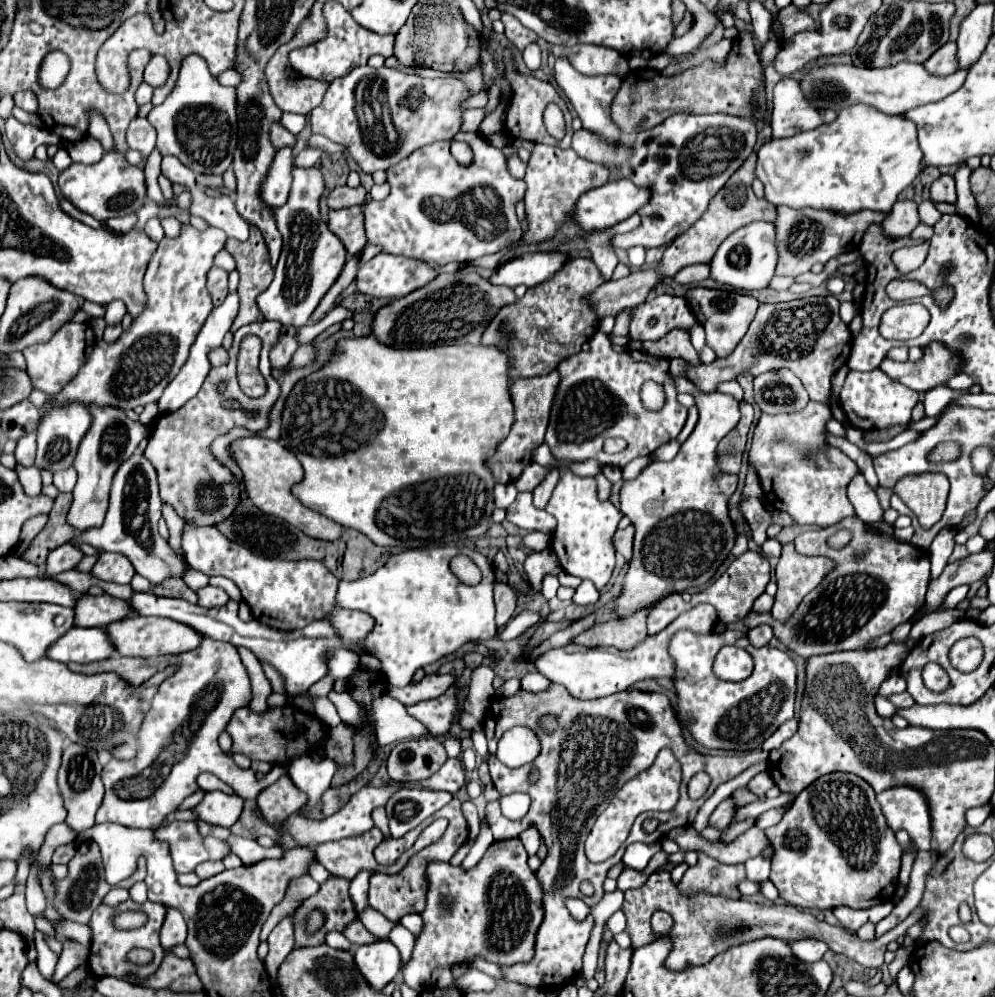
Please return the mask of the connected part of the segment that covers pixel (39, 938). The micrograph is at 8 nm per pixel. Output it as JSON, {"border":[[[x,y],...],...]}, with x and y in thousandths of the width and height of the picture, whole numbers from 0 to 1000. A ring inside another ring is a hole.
{"border":[[[36,933],[33,943],[36,954],[38,954],[38,972],[40,972],[40,976],[42,976],[46,982],[50,982],[52,976],[54,976],[54,970],[56,970],[58,958],[50,954],[50,951],[44,943],[43,935]]]}

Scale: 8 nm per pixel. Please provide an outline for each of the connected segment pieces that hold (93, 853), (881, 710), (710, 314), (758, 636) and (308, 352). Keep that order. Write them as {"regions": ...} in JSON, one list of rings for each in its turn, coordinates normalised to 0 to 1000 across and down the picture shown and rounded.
{"regions":[[[[94,844],[80,846],[76,858],[68,866],[68,880],[62,882],[62,884],[56,884],[56,888],[58,888],[56,912],[60,912],[60,918],[66,924],[88,926],[92,922],[92,916],[103,906],[103,900],[113,892],[113,888],[109,888],[105,884],[105,872],[103,872],[103,862],[101,862],[98,846],[94,846]]],[[[880,697],[880,713],[882,713],[882,717],[886,717],[886,719],[896,719],[898,715],[901,715],[901,707],[892,701],[892,699],[888,699],[888,697]]],[[[695,288],[689,292],[689,300],[699,310],[699,318],[704,318],[704,326],[710,332],[710,344],[718,350],[722,358],[732,358],[742,342],[750,336],[754,324],[758,322],[762,300],[738,292],[724,292],[724,290],[710,290],[710,288]]],[[[762,627],[760,631],[754,631],[752,633],[752,639],[756,643],[756,647],[760,649],[766,649],[766,647],[772,647],[774,641],[776,641],[776,629],[774,627]]],[[[302,346],[293,358],[293,368],[308,368],[316,364],[318,360],[318,350],[314,346]]]]}

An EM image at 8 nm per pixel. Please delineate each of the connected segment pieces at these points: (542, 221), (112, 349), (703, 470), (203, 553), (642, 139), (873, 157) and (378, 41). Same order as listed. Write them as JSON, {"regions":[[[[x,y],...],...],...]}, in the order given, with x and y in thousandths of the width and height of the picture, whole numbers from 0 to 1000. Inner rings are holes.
{"regions":[[[[539,143],[535,149],[535,157],[531,161],[531,172],[529,172],[529,196],[527,196],[527,208],[529,208],[529,222],[531,222],[531,230],[525,236],[523,242],[515,244],[513,248],[509,248],[507,252],[501,252],[496,256],[488,256],[482,258],[470,266],[476,268],[492,268],[498,270],[505,256],[509,256],[511,252],[515,252],[521,246],[535,246],[535,244],[545,244],[555,240],[565,226],[575,222],[575,212],[579,210],[579,204],[583,200],[585,194],[599,190],[603,186],[607,186],[613,180],[613,170],[601,163],[593,163],[585,157],[581,157],[575,149],[563,149],[561,145],[547,145],[547,143]]],[[[183,226],[181,238],[177,240],[165,238],[153,256],[145,278],[145,290],[149,294],[145,314],[133,322],[131,332],[123,334],[117,344],[109,346],[101,342],[92,352],[88,366],[84,366],[76,380],[54,396],[54,402],[115,406],[121,410],[135,410],[159,402],[169,382],[177,378],[189,360],[189,350],[213,312],[213,302],[207,290],[207,272],[213,268],[213,258],[225,248],[227,240],[227,234],[221,230],[209,228],[207,232],[197,232],[193,226]]],[[[679,378],[679,388],[685,394],[693,394],[699,400],[699,408],[704,412],[704,420],[699,424],[699,430],[691,438],[691,442],[683,448],[681,456],[673,464],[665,462],[655,462],[637,482],[627,482],[625,492],[623,492],[623,513],[635,523],[639,537],[637,537],[637,551],[635,551],[635,561],[631,575],[627,579],[627,587],[623,597],[617,603],[615,615],[619,617],[621,623],[631,621],[633,617],[641,613],[653,613],[661,603],[675,595],[685,595],[693,589],[704,589],[710,587],[726,563],[732,559],[732,555],[738,549],[740,543],[740,533],[738,525],[732,517],[732,501],[734,494],[738,494],[742,478],[740,476],[726,476],[720,468],[720,446],[724,444],[726,438],[744,420],[742,412],[742,402],[734,396],[728,394],[708,394],[704,392],[693,380]]],[[[187,527],[183,551],[195,571],[207,575],[209,579],[223,577],[233,581],[243,595],[243,603],[251,609],[253,619],[273,631],[295,633],[306,631],[312,623],[332,621],[338,635],[348,643],[360,643],[366,635],[370,635],[370,631],[374,631],[374,619],[366,619],[363,613],[338,611],[340,581],[326,571],[322,563],[283,563],[259,559],[247,549],[227,541],[217,529],[197,531],[197,527]]],[[[683,113],[679,117],[671,117],[663,125],[649,129],[647,133],[639,135],[639,141],[635,143],[635,161],[631,165],[623,168],[623,176],[635,180],[639,186],[649,186],[655,190],[655,200],[647,210],[643,210],[645,224],[633,234],[617,236],[613,240],[613,246],[617,250],[633,250],[633,248],[663,248],[671,246],[679,240],[679,236],[687,234],[712,208],[712,202],[730,186],[730,182],[746,168],[746,163],[754,157],[754,153],[760,147],[760,125],[750,117],[740,115],[689,115]]],[[[854,105],[854,107],[848,107],[842,117],[836,121],[836,123],[830,123],[830,125],[824,125],[820,129],[814,129],[814,131],[806,131],[798,137],[792,137],[792,139],[774,139],[770,145],[766,145],[762,149],[762,165],[760,165],[760,178],[768,184],[768,190],[770,190],[770,200],[778,206],[792,206],[792,208],[798,208],[798,210],[806,210],[806,208],[818,208],[818,210],[834,210],[834,212],[842,212],[842,214],[858,214],[858,212],[864,212],[864,210],[878,210],[878,212],[894,212],[898,202],[903,200],[905,192],[911,190],[929,170],[929,153],[925,151],[923,147],[923,139],[921,139],[921,123],[919,121],[913,121],[913,117],[909,115],[890,115],[874,105]]],[[[328,1],[326,3],[326,19],[328,19],[328,37],[322,41],[316,41],[308,47],[302,49],[293,49],[289,59],[291,65],[306,77],[318,77],[324,81],[336,81],[340,77],[350,75],[356,67],[362,67],[370,61],[372,55],[386,55],[392,57],[396,53],[396,33],[374,33],[370,29],[366,29],[364,25],[358,25],[358,21],[354,21],[354,15],[338,1]]]]}

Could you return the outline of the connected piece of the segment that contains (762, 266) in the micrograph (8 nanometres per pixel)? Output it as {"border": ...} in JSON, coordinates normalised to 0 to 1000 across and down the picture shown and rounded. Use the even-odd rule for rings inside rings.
{"border":[[[758,222],[750,228],[744,228],[738,232],[720,252],[720,256],[714,262],[714,278],[720,280],[722,284],[736,286],[742,290],[768,290],[774,286],[778,272],[782,266],[782,246],[780,246],[780,228],[778,224],[772,222]],[[748,256],[750,256],[750,266],[748,266]]]}

